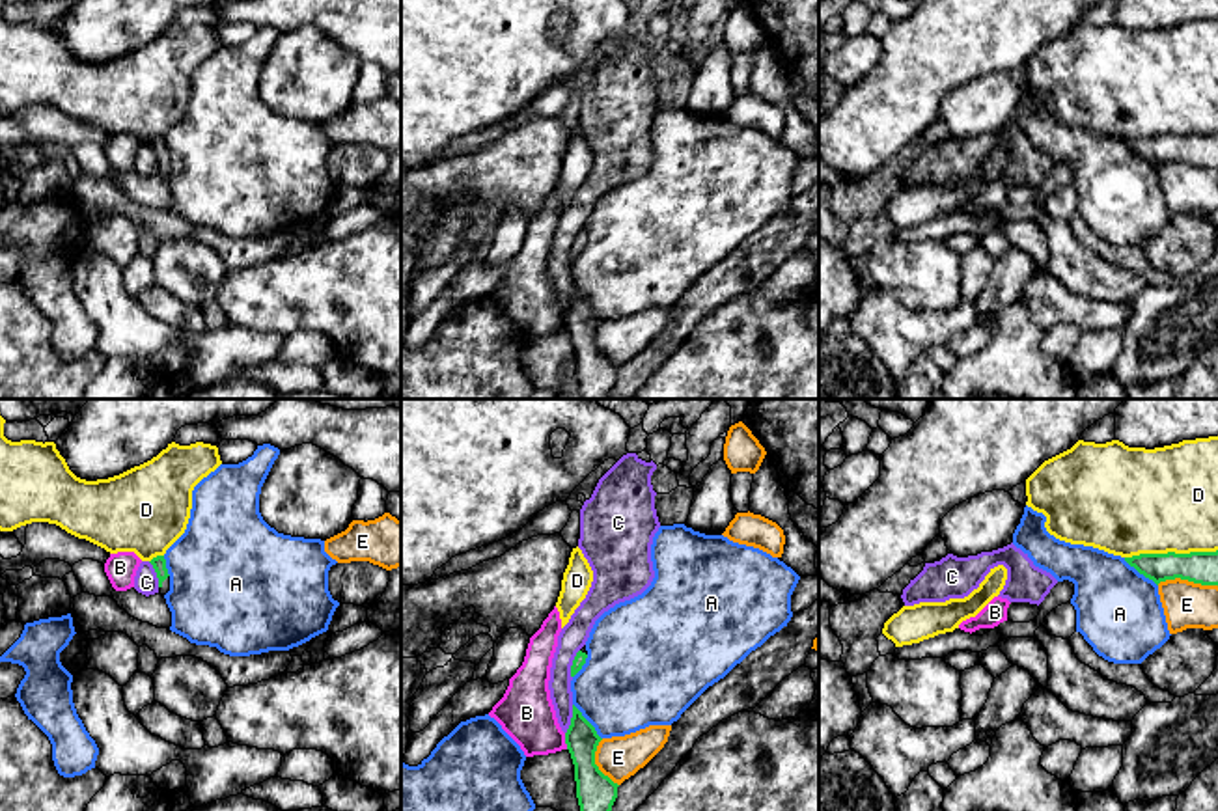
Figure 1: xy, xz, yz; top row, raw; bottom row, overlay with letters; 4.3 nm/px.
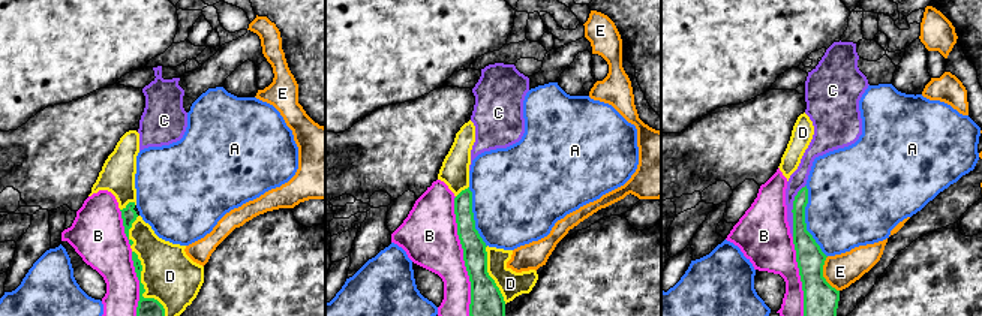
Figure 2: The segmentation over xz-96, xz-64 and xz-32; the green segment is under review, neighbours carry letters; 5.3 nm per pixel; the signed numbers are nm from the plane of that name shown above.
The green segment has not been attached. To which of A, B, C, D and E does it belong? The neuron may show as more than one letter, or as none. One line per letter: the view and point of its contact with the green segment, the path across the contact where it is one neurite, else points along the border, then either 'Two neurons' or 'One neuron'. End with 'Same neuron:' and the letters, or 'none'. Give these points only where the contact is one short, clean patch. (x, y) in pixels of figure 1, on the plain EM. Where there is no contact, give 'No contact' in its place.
A: Touches green at yz (1140, 155). Boundary: yz (1123, 140), (1157, 168). Two neurons
B: Touches green at xz (566, 323). Two neurons
C: Touches green at xz (571, 302). Boundary: xz (573, 288), (573, 299), (566, 316). Two neurons
D: Touches green at yz (1170, 135). Two neurons
E: Touches green at yz (1187, 161). Boundary: yz (1157, 166), (1168, 161), (1187, 161), (1217, 168). Two neurons
Same neuron: none

